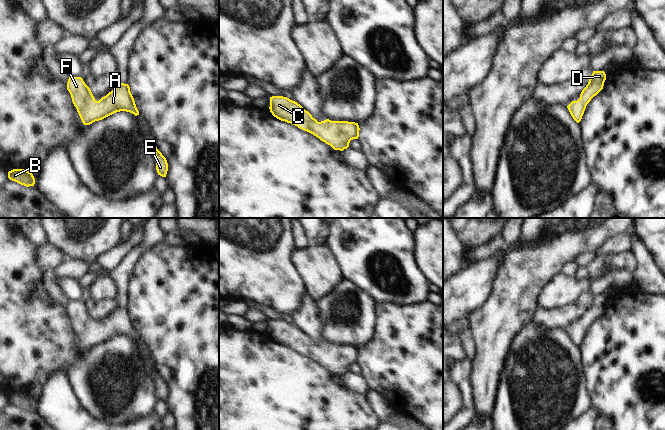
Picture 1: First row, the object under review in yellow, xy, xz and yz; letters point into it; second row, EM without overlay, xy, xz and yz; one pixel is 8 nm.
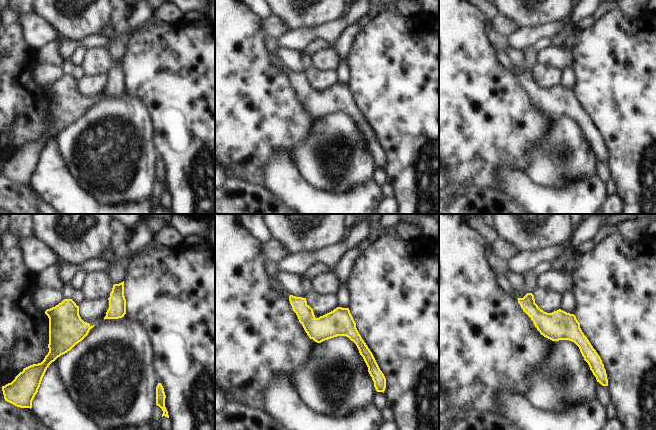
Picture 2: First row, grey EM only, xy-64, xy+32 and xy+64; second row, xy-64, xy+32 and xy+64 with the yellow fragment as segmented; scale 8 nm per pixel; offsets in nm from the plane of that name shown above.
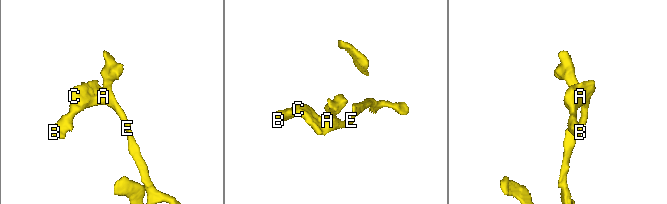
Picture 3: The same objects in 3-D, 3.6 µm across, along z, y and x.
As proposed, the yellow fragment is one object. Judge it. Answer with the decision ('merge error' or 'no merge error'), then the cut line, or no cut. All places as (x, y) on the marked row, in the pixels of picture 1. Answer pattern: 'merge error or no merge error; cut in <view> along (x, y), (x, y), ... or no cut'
no merge error; no cut

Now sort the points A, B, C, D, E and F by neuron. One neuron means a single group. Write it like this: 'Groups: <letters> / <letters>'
Groups: A B C D E F

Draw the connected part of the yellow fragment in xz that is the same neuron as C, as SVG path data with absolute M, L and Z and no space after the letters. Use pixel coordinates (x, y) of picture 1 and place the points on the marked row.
M283 96L270 97L270 112L281 121L291 123L307 131L334 150L343 151L349 147L353 139L359 137L359 125L348 121L331 121L326 119L318 122L300 104Z

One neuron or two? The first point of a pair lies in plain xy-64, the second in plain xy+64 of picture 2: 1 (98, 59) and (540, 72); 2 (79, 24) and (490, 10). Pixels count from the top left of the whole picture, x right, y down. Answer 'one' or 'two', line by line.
1: two
2: two

